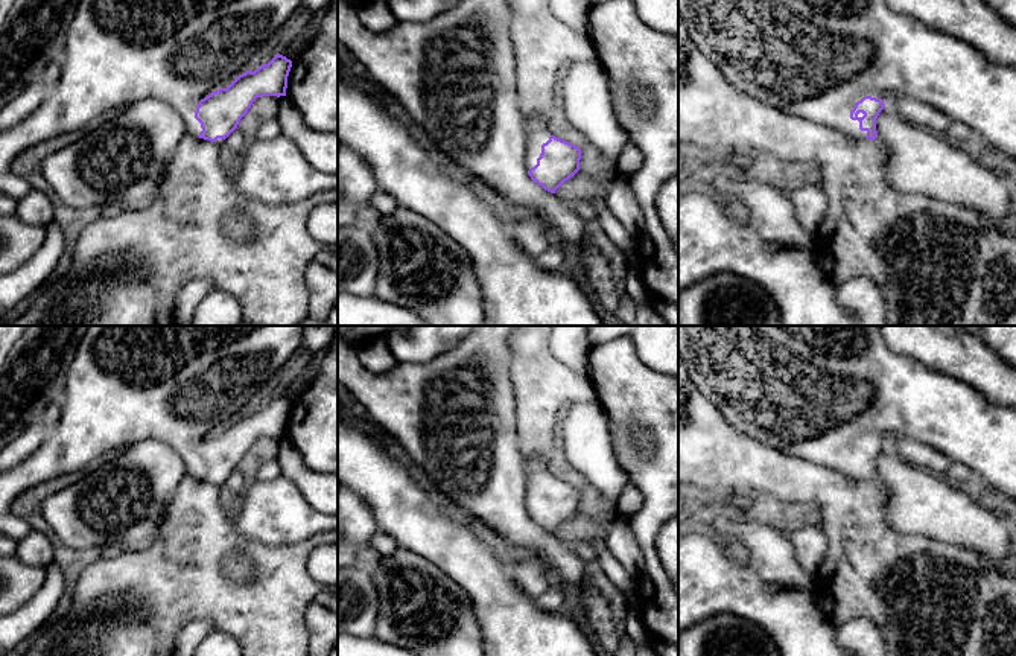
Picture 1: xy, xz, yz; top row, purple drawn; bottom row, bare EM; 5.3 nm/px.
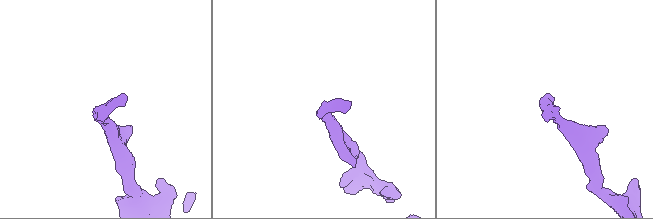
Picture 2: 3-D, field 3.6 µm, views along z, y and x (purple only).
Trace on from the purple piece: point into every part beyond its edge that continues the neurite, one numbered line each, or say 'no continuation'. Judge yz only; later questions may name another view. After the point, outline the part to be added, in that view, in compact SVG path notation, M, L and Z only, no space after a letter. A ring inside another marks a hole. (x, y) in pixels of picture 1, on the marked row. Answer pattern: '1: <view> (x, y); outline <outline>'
1: yz (812, 58); outline M678 0L678 14L687 27L691 40L738 91L776 107L786 114L821 123L858 140L867 140L867 131L861 131L859 122L850 119L850 111L858 100L864 96L872 96L882 99L885 103L884 108L887 108L897 96L913 97L934 107L951 120L969 126L981 145L1001 151L1016 160L1016 68L992 62L973 46L934 30L911 15L891 11L885 0Z

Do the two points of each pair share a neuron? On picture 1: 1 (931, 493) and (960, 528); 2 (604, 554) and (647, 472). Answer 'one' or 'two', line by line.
1: one
2: two

